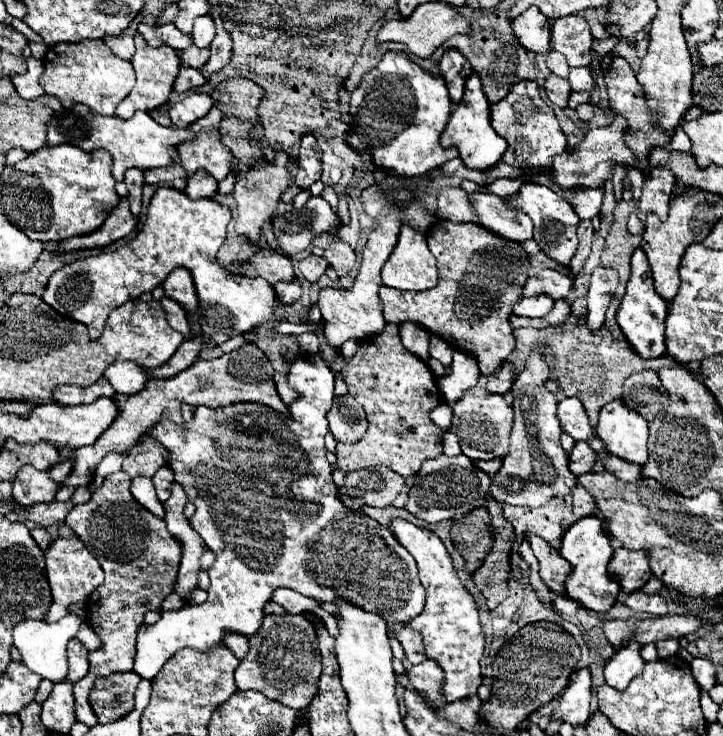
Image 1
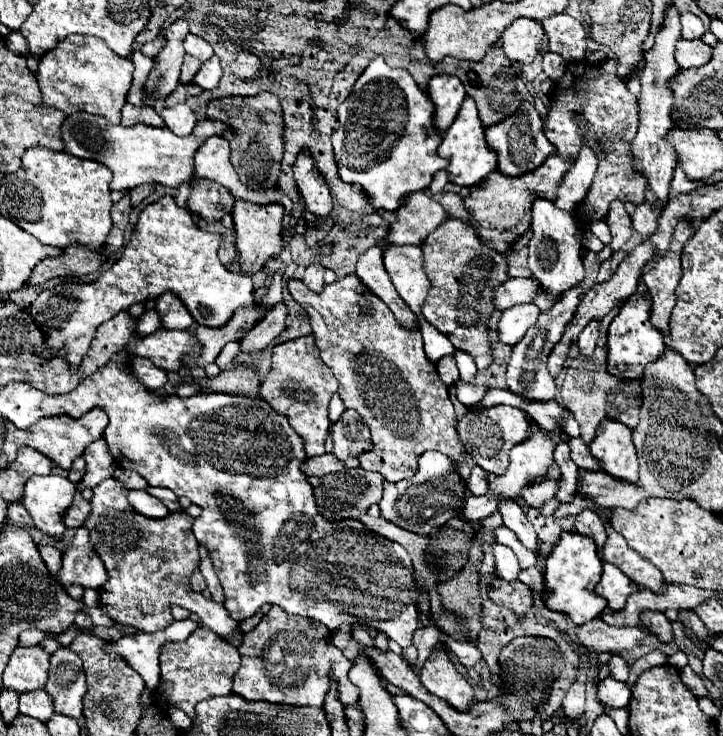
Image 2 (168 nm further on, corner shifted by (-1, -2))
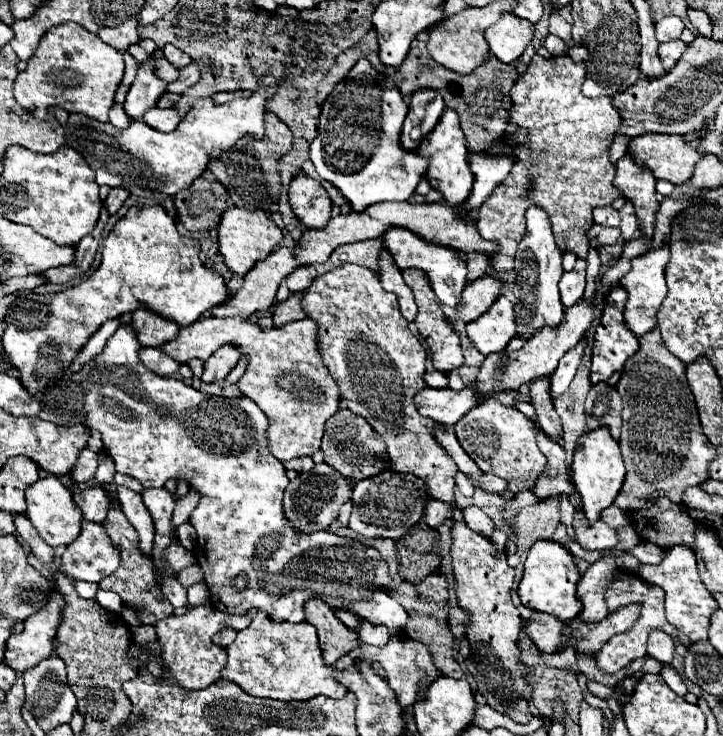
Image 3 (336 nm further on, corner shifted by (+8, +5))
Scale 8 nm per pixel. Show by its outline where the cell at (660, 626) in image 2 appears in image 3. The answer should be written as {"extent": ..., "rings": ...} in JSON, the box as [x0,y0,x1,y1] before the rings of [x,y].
{"extent":[647,631,675,663],"rings":[[[651,631],[651,637],[647,641],[647,653],[651,657],[655,657],[661,663],[671,663],[673,651],[675,651],[673,639],[667,637],[667,633],[663,633],[663,631]]]}

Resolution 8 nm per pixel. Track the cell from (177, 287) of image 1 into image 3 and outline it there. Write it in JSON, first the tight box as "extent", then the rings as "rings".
{"extent":[131,309,179,347],"rings":[[[137,309],[131,323],[141,345],[145,347],[159,347],[165,341],[175,339],[175,335],[179,333],[179,325],[171,325],[171,321],[163,321],[153,313],[147,313],[147,309]]]}

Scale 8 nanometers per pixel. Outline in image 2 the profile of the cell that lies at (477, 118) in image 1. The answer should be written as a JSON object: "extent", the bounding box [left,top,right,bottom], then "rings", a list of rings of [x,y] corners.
{"extent":[438,98,496,188],"rings":[[[466,98],[462,102],[462,108],[460,108],[454,124],[444,132],[438,154],[450,162],[446,168],[450,182],[464,186],[464,188],[480,186],[486,180],[486,176],[496,170],[496,154],[488,148],[488,144],[484,140],[484,128],[480,124],[480,118],[476,116],[476,104],[470,98]]]}

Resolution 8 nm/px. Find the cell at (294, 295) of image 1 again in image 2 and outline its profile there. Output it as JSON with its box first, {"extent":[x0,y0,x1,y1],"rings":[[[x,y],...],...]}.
{"extent":[240,302,288,352],"rings":[[[278,302],[260,324],[256,324],[242,340],[240,348],[242,352],[260,352],[264,350],[284,328],[286,328],[286,316],[288,308],[284,302]]]}

